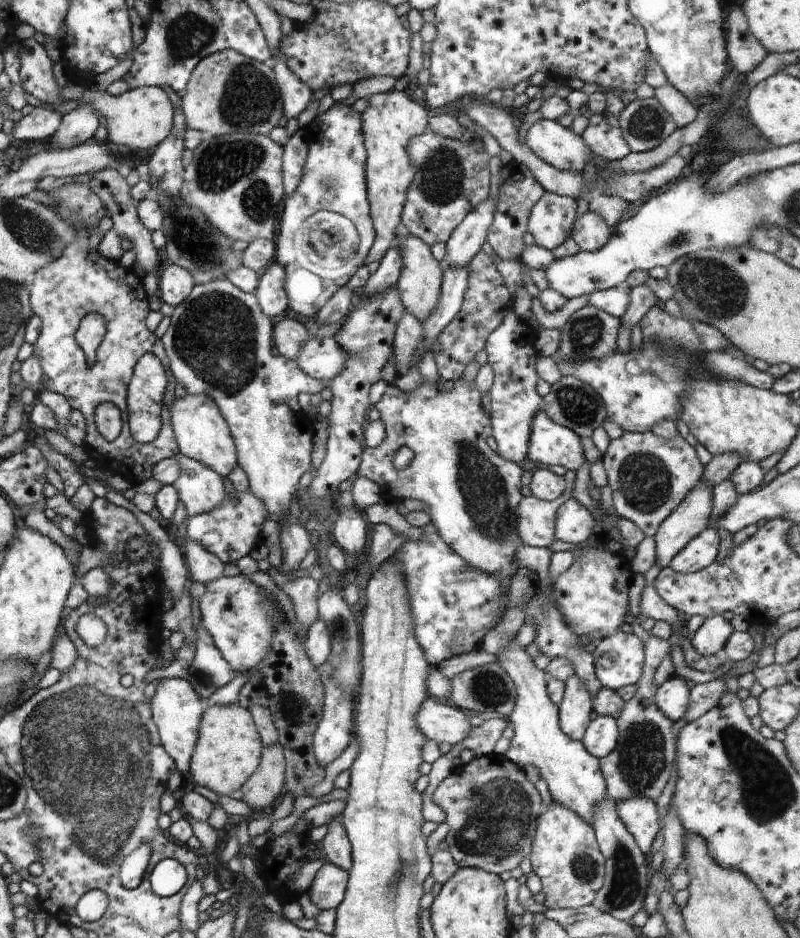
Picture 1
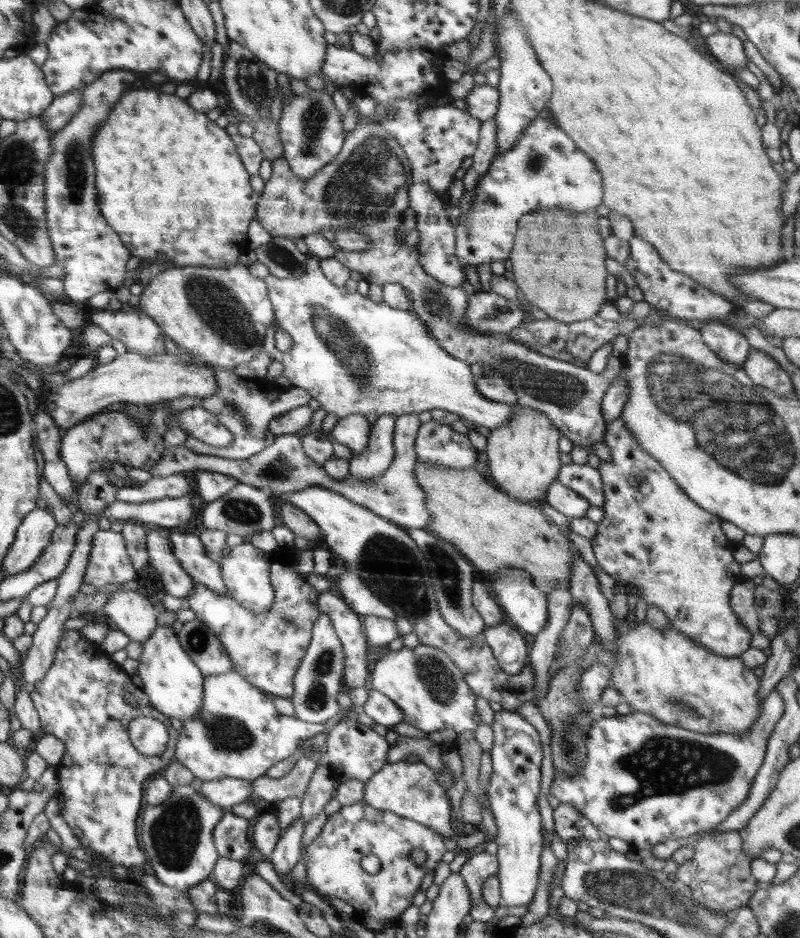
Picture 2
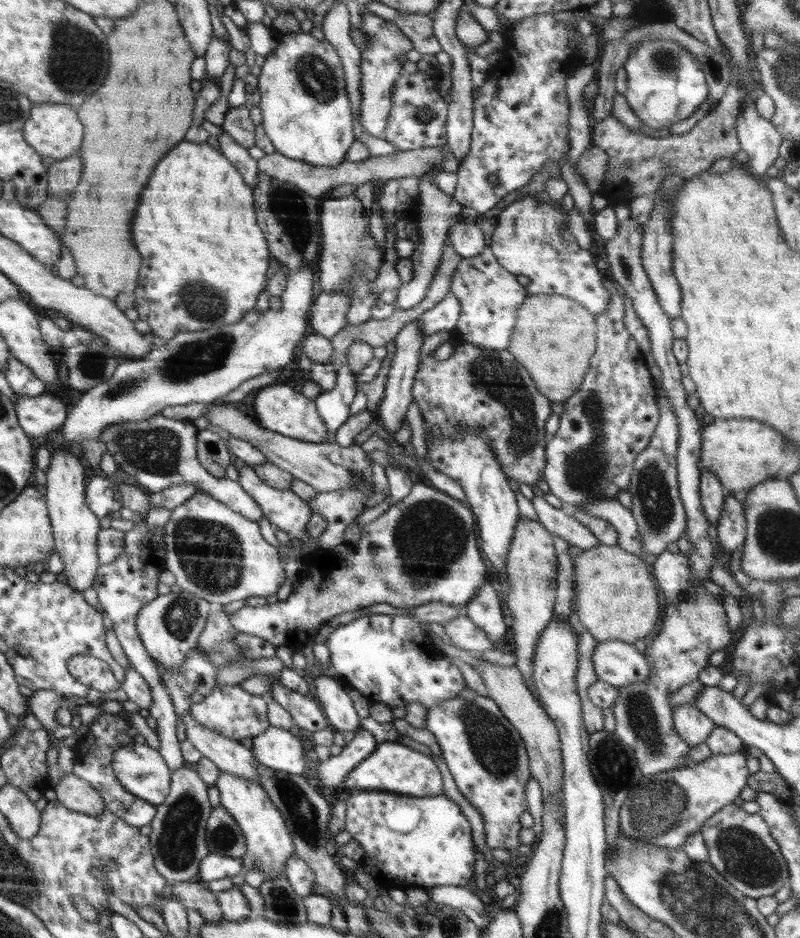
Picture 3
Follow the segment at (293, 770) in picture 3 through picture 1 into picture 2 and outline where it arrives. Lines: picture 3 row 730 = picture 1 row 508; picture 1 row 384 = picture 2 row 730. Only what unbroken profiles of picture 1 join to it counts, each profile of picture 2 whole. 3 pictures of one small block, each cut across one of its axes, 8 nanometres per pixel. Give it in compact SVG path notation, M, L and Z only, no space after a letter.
M231 671L222 675L208 675L204 678L202 694L202 707L196 719L182 722L183 728L175 732L174 761L184 765L192 771L199 782L213 781L222 778L238 778L252 780L266 775L271 766L292 756L300 744L315 735L320 735L323 730L330 730L336 720L320 724L303 722L293 716L282 716L276 710L274 702L262 690L254 688L240 674Z

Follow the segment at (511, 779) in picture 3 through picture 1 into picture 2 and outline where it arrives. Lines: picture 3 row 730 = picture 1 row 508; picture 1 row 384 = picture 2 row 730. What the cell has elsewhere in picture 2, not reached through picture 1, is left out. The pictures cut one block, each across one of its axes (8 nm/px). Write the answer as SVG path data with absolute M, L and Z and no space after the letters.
M420 643L415 648L402 647L399 651L391 651L380 657L372 672L372 688L402 710L402 723L427 734L444 729L460 734L466 730L475 731L481 724L476 712L475 694L450 657L434 646Z

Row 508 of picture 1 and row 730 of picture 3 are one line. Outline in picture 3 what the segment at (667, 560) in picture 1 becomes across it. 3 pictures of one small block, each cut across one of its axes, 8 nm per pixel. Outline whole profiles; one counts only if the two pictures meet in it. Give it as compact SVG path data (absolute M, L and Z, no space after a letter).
M690 704L682 705L672 714L674 730L690 747L704 743L715 728L714 722Z

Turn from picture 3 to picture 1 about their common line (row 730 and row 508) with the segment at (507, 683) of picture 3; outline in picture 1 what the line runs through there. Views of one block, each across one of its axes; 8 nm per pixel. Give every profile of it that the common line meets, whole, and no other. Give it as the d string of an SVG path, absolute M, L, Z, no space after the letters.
M567 471L563 478L566 488L554 501L544 501L531 495L520 502L517 529L523 545L547 548L555 541L556 512L572 498L576 471Z

